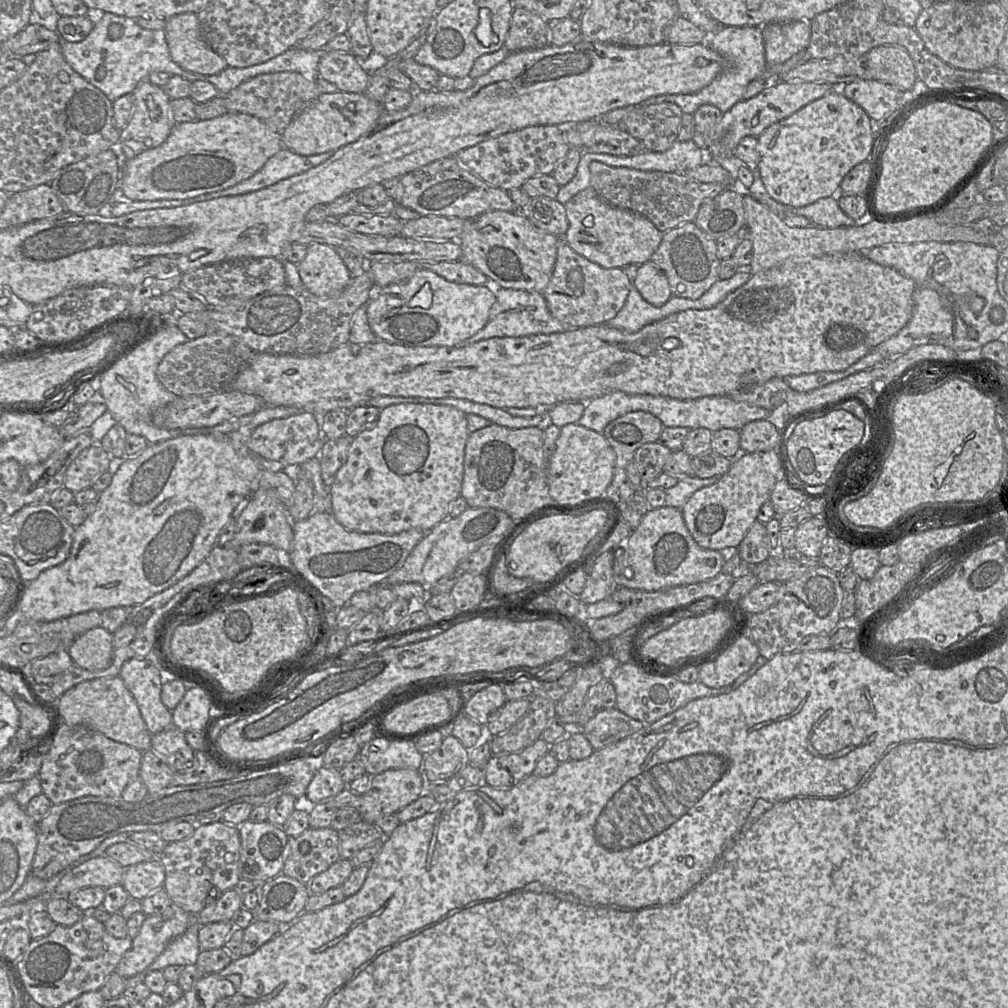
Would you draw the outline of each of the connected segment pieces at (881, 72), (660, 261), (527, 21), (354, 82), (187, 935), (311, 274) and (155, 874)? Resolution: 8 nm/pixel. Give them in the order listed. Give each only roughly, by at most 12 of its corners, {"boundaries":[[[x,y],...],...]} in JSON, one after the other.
{"boundaries":[[[899,45],[866,54],[872,79],[911,90],[914,62]],[[695,222],[665,232],[650,261],[672,294],[719,279],[716,241]],[[514,7],[504,47],[510,52],[550,44],[550,23]],[[324,52],[319,75],[341,92],[370,82],[351,52]],[[190,915],[187,930],[175,938],[144,971],[125,988],[144,983],[153,971],[195,965],[200,953],[199,925]],[[313,242],[297,264],[306,290],[332,297],[351,280],[330,245]],[[157,857],[125,869],[123,887],[143,900],[164,887],[165,870]]]}

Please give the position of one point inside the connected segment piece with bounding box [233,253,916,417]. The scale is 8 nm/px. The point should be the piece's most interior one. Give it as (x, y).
(808, 314)

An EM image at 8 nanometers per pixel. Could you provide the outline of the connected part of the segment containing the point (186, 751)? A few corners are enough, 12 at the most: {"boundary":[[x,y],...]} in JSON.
{"boundary":[[176,727],[153,734],[150,749],[173,771],[195,754]]}

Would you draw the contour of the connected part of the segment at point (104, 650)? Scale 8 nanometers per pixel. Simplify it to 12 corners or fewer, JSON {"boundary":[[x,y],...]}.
{"boundary":[[100,626],[79,635],[67,651],[83,669],[106,669],[113,633]]}

